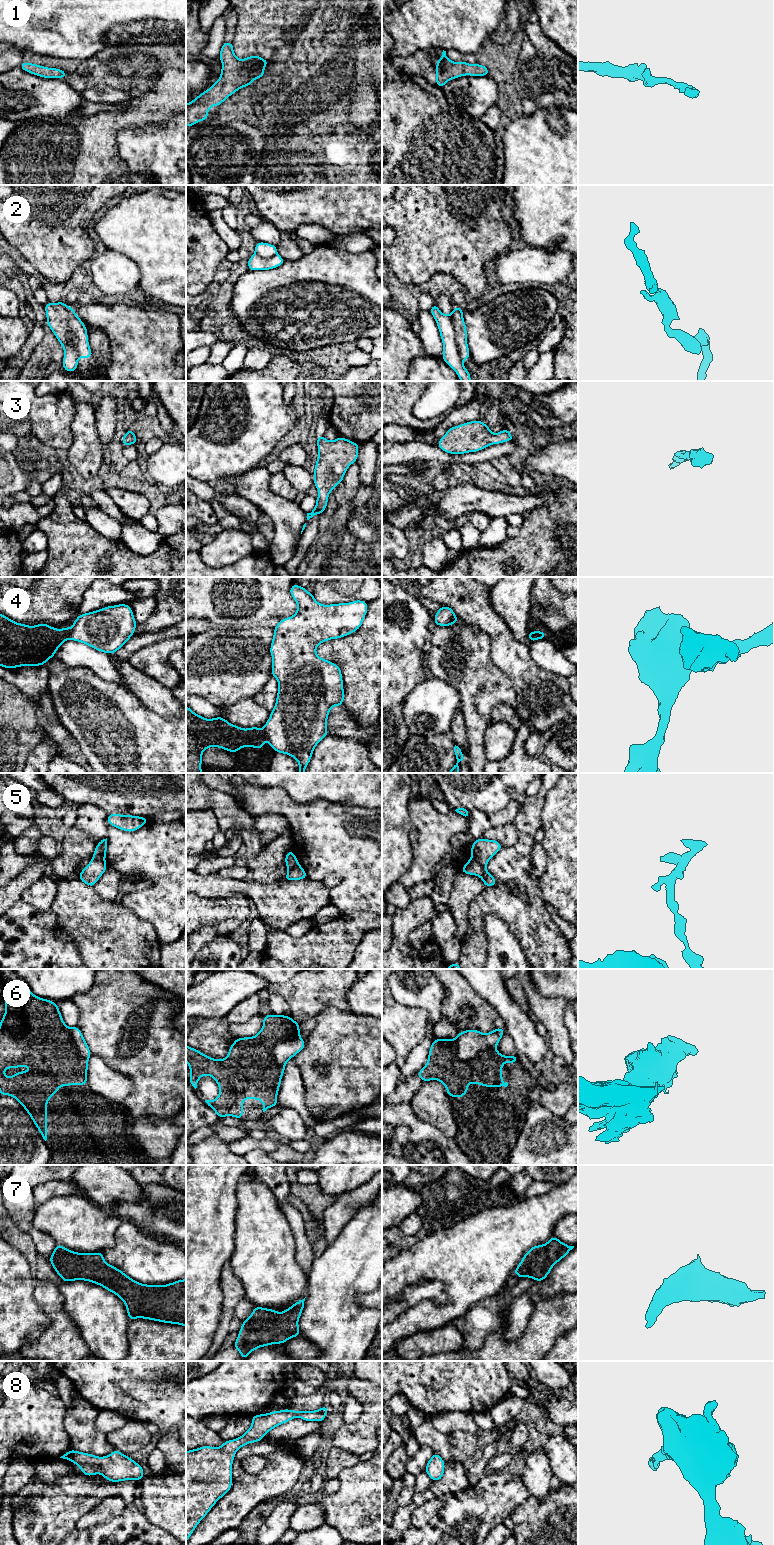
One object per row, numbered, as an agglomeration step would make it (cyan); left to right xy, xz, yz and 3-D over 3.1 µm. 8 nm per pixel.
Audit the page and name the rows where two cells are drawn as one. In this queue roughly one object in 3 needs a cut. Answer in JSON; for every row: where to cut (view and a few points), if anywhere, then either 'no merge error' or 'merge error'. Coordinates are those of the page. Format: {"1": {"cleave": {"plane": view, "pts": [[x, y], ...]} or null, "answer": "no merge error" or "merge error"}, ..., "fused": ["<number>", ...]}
{"1": {"cleave": null, "answer": "no merge error"}, "2": {"cleave": {"plane": "yz", "pts": [[449, 315], [454, 330], [454, 341], [461, 360]]}, "answer": "merge error"}, "3": {"cleave": null, "answer": "no merge error"}, "4": {"cleave": {"plane": "xz", "pts": [[263, 730], [267, 739]]}, "answer": "merge error"}, "5": {"cleave": {"plane": "yz", "pts": [[472, 856], [485, 867]]}, "answer": "merge error"}, "6": {"cleave": {"plane": "yz", "pts": [[454, 1039], [456, 1054], [463, 1060], [487, 1054], [495, 1046]]}, "answer": "merge error"}, "7": {"cleave": null, "answer": "no merge error"}, "8": {"cleave": null, "answer": "no merge error"}, "fused": ["2", "4", "5", "6"]}

